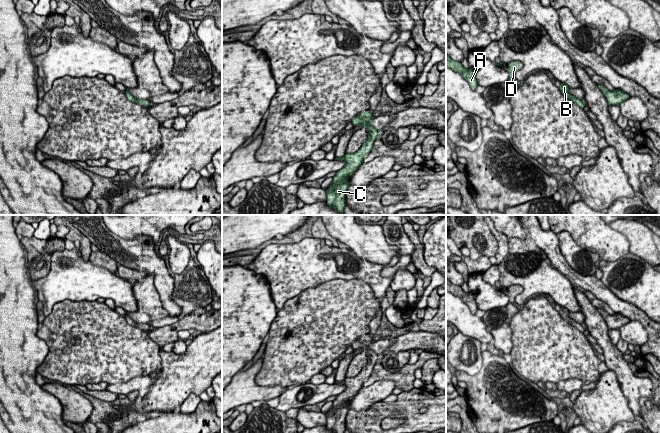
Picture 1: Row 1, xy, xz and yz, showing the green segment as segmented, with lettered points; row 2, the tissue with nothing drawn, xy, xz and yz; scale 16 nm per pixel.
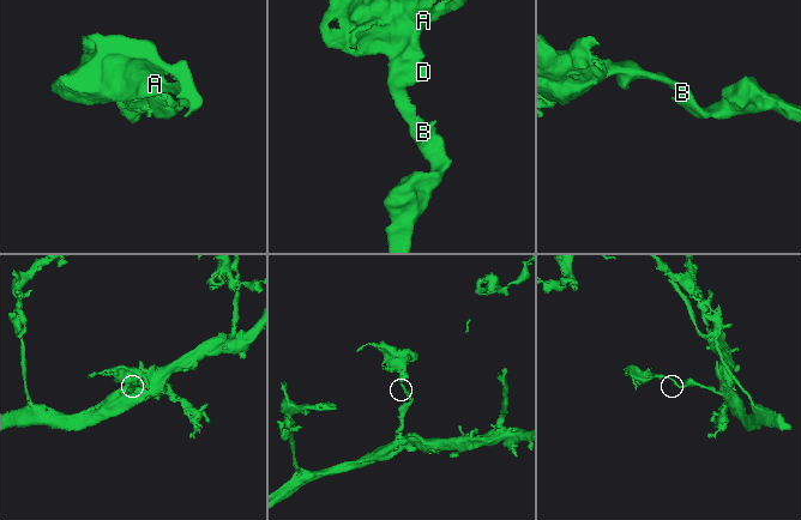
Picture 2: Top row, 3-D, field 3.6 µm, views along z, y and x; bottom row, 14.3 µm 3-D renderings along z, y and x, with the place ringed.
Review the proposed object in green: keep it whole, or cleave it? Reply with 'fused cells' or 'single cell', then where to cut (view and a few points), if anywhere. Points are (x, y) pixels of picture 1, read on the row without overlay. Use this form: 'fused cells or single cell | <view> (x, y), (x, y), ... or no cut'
single cell | no cut

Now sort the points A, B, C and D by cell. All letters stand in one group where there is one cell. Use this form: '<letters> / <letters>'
A B C D

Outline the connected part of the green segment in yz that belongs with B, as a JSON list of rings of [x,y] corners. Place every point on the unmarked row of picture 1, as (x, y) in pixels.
[[[565,307],[560,308],[560,315],[561,317],[566,320],[569,324],[573,325],[575,328],[580,330],[581,332],[584,332],[585,328],[578,322],[574,321],[569,317],[569,310],[566,309]]]

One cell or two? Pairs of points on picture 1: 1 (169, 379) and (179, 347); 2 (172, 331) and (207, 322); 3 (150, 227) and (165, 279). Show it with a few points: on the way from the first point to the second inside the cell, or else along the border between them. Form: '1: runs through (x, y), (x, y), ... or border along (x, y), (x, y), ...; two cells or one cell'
1: border along (187, 346), (183, 353), (175, 354), (172, 351); two cells
2: runs through (181, 324), (198, 322); one cell
3: border along (132, 239), (137, 236), (148, 235), (155, 243); two cells

